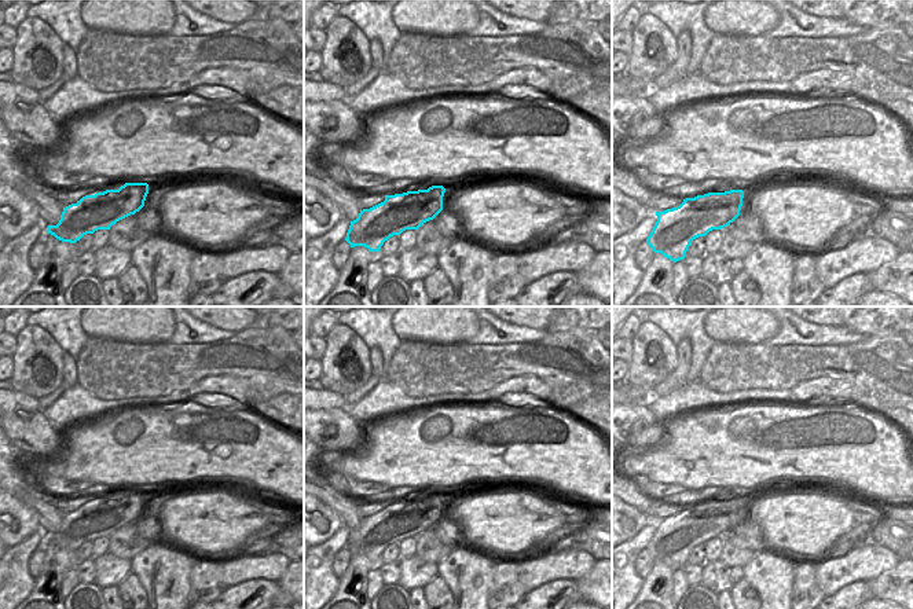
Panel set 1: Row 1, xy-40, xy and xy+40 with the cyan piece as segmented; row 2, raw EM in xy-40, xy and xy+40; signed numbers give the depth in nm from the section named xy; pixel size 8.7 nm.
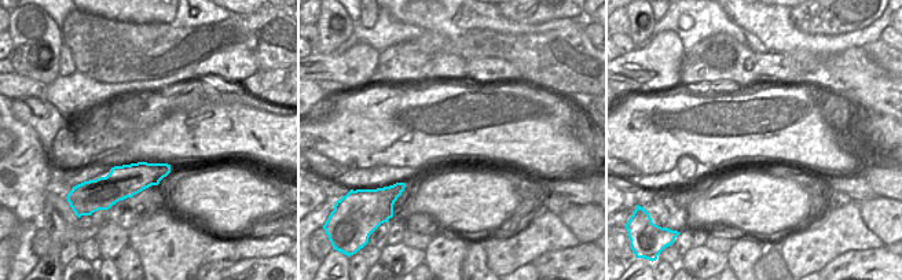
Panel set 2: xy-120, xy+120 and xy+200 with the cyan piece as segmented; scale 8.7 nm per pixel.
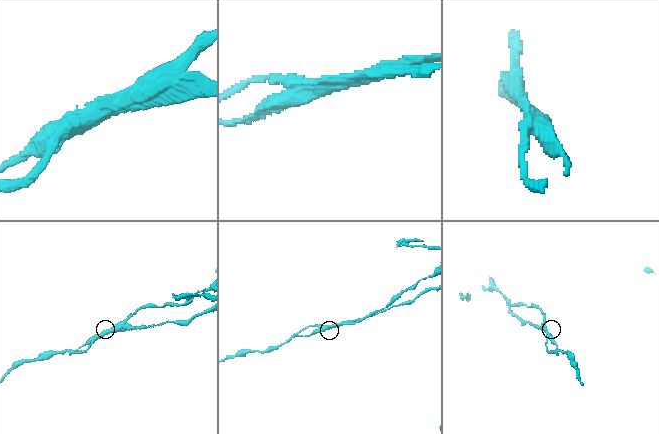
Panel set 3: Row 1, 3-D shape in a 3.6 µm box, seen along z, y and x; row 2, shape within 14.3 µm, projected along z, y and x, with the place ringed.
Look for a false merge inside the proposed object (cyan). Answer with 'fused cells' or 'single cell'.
fused cells

